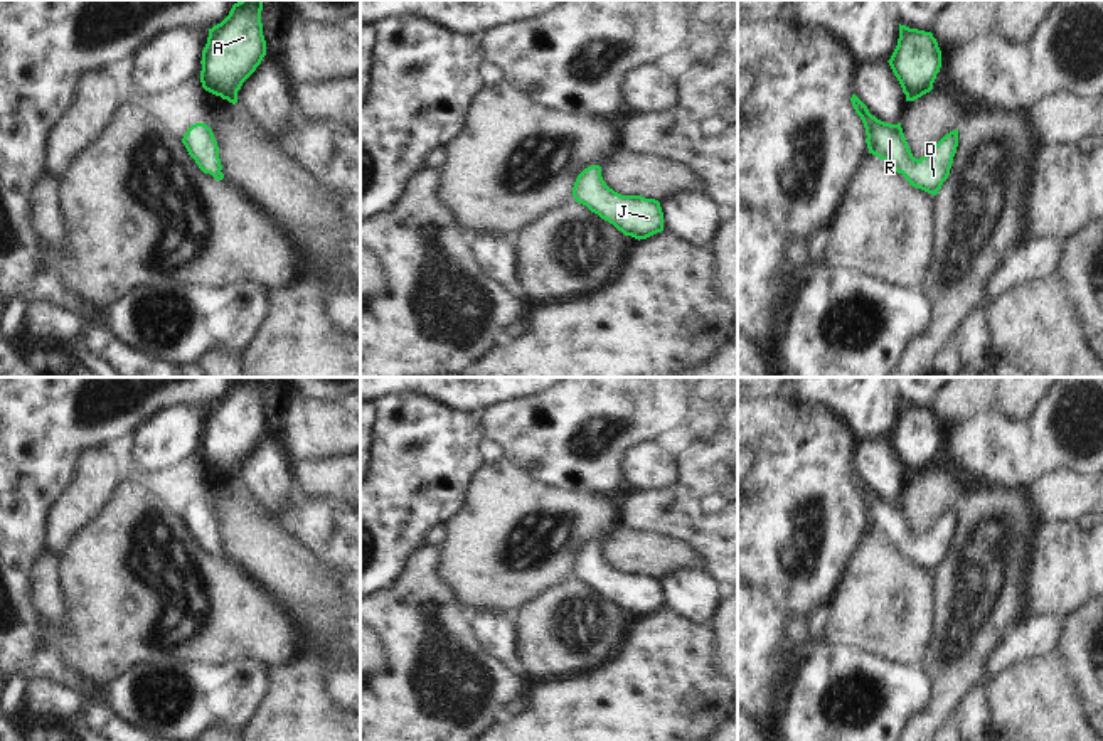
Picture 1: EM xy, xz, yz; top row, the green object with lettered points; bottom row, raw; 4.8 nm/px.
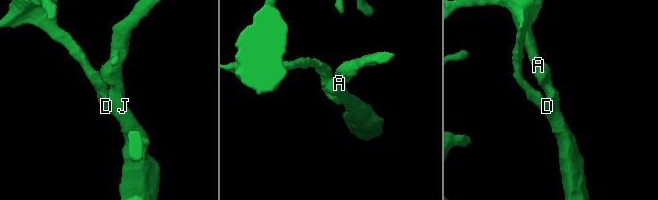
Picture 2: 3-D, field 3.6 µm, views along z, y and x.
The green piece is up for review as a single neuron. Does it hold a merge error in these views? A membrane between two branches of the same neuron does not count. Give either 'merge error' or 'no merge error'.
no merge error

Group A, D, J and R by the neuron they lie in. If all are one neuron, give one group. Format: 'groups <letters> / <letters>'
groups A D J R

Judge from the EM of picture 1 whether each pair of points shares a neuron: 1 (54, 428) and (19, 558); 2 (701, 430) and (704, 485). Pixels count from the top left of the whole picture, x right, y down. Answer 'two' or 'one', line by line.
1: one
2: two

